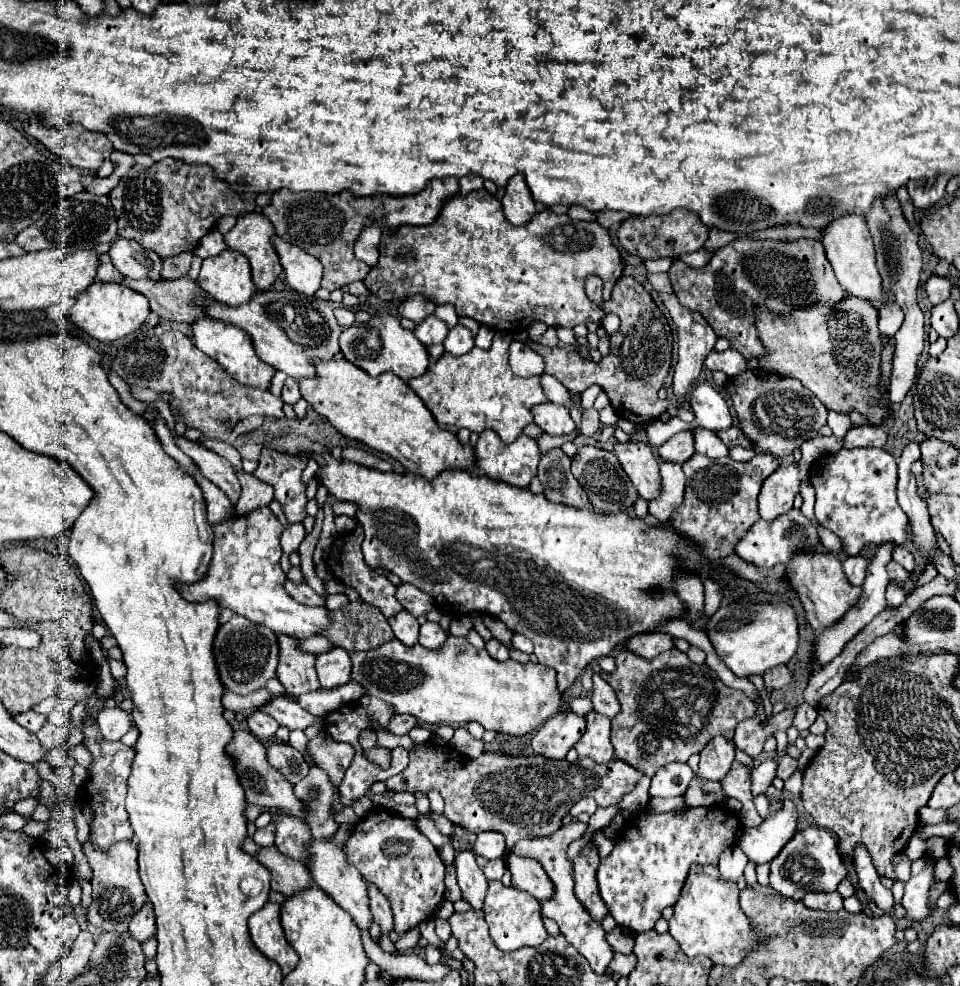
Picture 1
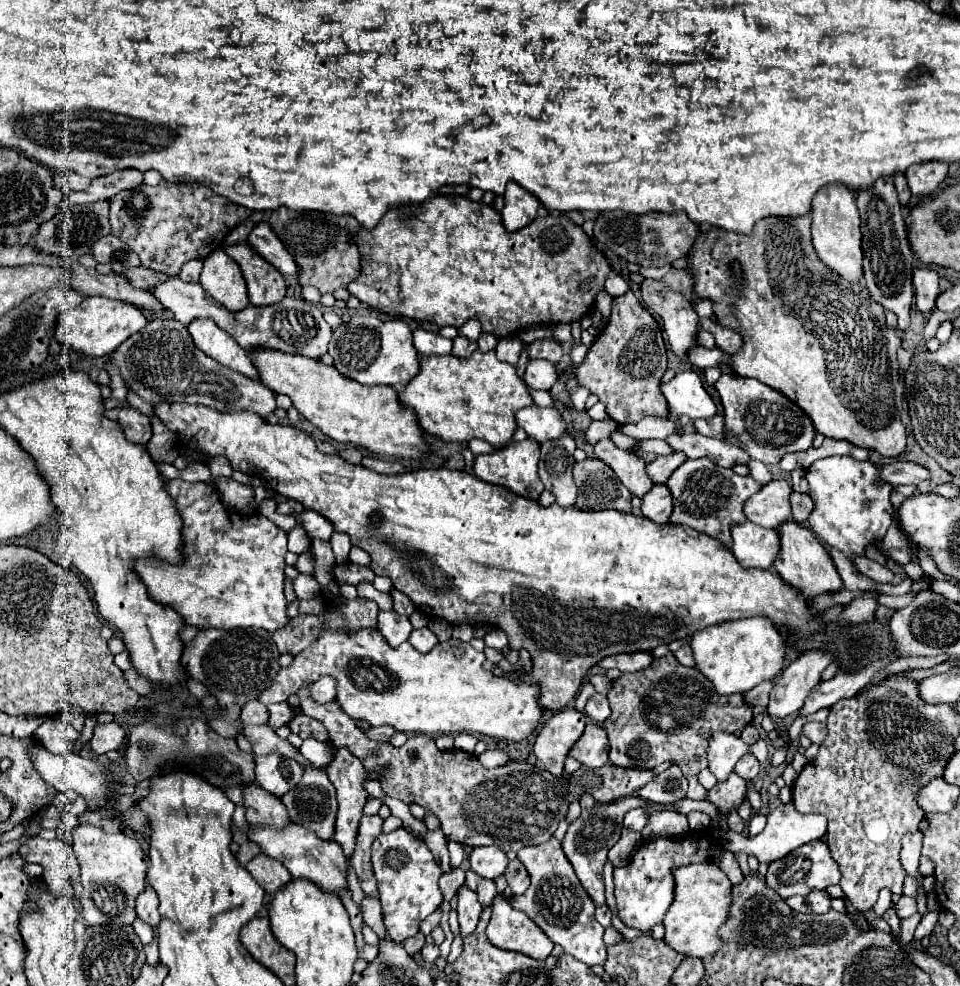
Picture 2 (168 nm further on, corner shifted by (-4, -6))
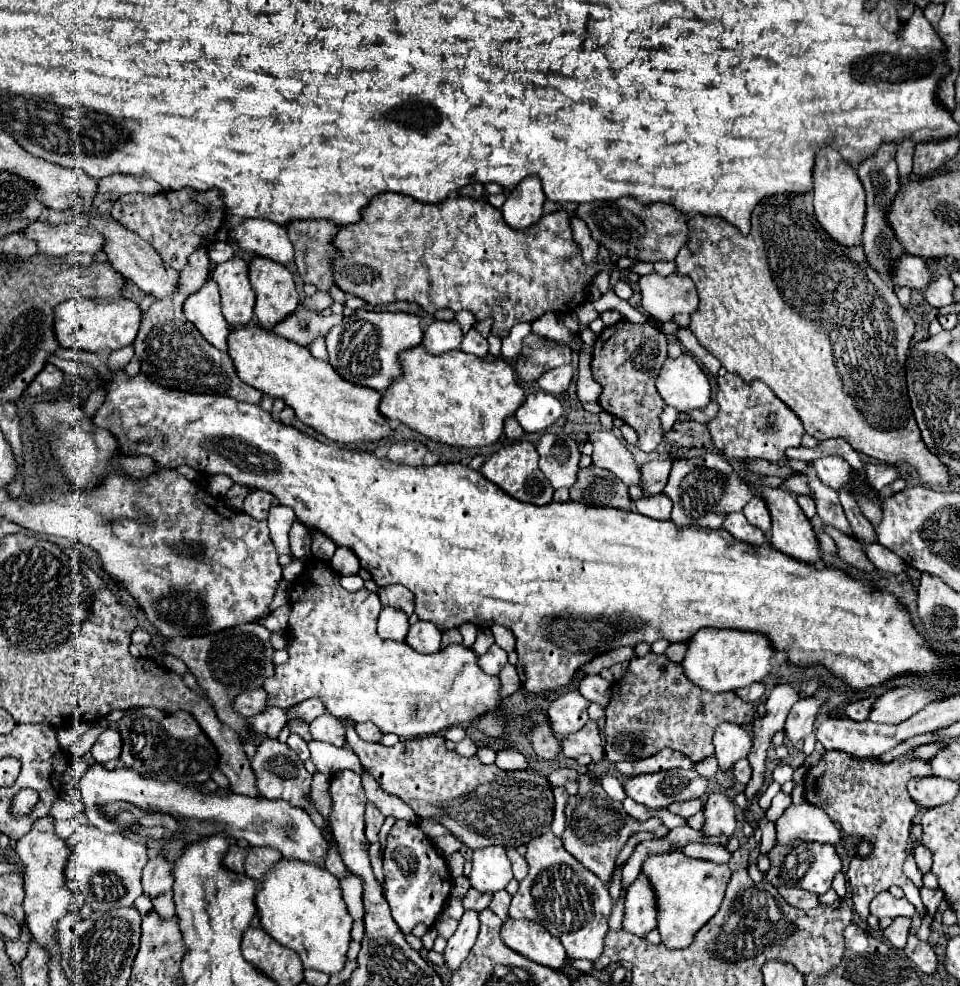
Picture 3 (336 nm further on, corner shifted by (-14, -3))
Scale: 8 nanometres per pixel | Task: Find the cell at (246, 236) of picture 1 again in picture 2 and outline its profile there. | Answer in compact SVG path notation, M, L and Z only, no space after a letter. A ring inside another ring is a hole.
M225 245L223 247L231 259L235 259L243 271L243 277L247 281L249 301L251 305L273 305L285 297L285 279L283 275L253 247L245 245Z

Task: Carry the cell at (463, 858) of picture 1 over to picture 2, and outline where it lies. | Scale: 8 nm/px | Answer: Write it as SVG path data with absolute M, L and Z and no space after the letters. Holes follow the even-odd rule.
M461 887L459 895L457 895L457 913L459 913L459 925L461 925L461 937L469 935L481 917L481 903L477 903L477 895L473 895L473 891L469 891L469 887Z

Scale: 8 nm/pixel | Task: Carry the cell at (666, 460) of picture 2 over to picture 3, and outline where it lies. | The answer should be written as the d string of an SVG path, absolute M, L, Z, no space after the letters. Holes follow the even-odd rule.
M655 460L655 462L647 462L645 466L641 466L641 476L643 476L643 496L655 496L661 494L665 484L667 484L667 476L671 472L671 464L673 460Z

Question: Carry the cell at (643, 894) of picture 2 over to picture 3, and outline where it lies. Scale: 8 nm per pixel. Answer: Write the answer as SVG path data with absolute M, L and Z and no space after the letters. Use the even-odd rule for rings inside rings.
M639 876L627 890L623 930L635 936L645 936L657 926L655 892L647 884L645 876Z

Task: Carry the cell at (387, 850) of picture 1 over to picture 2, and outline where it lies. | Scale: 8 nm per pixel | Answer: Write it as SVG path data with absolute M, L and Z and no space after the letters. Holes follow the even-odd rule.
M405 827L377 835L371 847L371 861L379 883L385 927L395 943L403 943L405 939L417 935L421 921L441 905L443 895L439 891L437 881L443 875L443 871L435 863L427 843L411 835Z

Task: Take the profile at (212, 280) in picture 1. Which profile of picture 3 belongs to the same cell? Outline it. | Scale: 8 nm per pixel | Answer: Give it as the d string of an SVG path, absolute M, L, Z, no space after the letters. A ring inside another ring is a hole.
M231 258L217 264L211 278L219 284L221 292L221 312L231 326L245 326L251 322L255 292L249 284L247 262L241 258Z

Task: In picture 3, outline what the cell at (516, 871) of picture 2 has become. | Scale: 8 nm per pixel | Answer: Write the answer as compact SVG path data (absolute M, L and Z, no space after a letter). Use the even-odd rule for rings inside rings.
M507 848L507 856L509 856L511 864L513 864L513 876L515 876L515 880L523 880L527 876L527 870L529 870L525 858L519 856L519 852L515 848Z

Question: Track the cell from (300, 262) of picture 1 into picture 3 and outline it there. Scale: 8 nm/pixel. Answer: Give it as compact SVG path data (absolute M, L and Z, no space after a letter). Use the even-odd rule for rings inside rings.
M243 220L239 226L231 226L227 236L237 246L255 256L269 258L279 264L293 260L293 244L289 242L285 226L271 220Z

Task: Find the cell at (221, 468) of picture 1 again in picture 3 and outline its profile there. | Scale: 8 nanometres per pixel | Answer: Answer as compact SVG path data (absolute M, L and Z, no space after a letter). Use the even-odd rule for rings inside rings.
M253 490L247 494L245 502L243 502L243 512L249 514L251 518L255 520L265 520L267 514L269 514L269 508L273 504L273 496L267 494L267 492L259 492L259 490Z

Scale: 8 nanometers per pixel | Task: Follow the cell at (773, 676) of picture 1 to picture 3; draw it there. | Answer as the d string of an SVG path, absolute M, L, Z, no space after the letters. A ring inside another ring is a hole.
M757 682L757 684L751 684L751 686L747 686L747 688L739 688L739 690L735 690L735 694L737 694L741 700L745 700L745 702L757 704L757 702L763 698L763 694L765 694L765 684Z

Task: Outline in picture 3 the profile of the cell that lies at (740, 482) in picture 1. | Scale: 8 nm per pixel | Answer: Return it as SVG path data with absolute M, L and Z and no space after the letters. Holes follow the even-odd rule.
M705 452L699 458L691 460L675 460L667 486L663 488L663 494L673 502L671 520L677 526L703 526L703 528L721 528L729 512L741 512L745 504L753 498L749 486L741 482L741 478L725 462L725 458L711 452Z

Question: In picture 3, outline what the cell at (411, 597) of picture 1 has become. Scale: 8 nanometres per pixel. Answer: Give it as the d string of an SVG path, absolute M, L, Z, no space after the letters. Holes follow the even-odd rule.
M391 584L391 586L383 586L377 590L379 598L381 598L381 604L383 606L391 606L391 608L399 608L403 610L407 616L413 614L413 608L415 608L415 596L413 592L409 592L405 586L401 584Z

